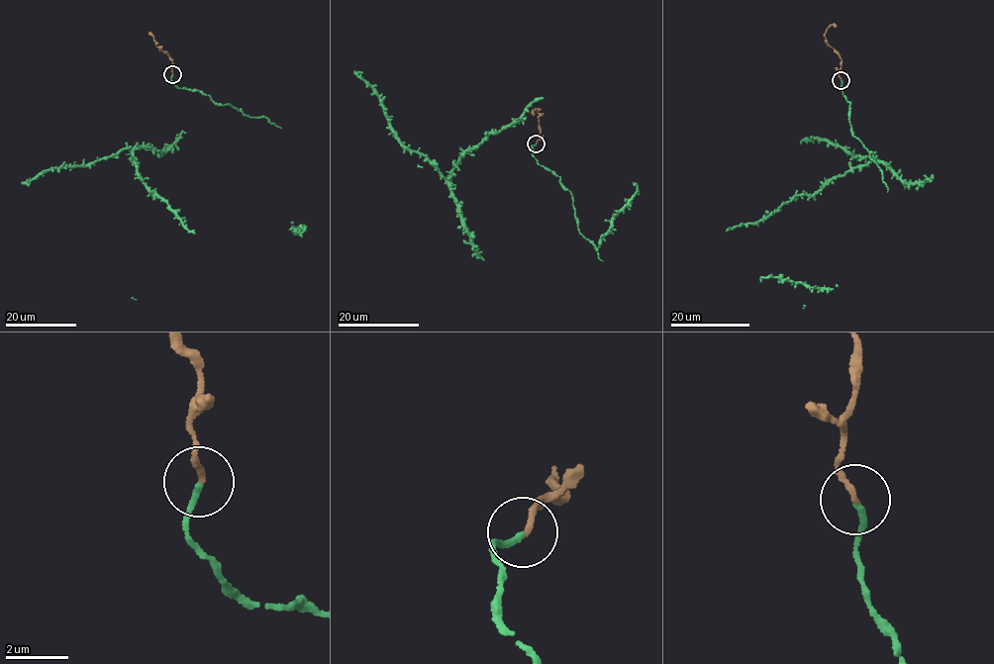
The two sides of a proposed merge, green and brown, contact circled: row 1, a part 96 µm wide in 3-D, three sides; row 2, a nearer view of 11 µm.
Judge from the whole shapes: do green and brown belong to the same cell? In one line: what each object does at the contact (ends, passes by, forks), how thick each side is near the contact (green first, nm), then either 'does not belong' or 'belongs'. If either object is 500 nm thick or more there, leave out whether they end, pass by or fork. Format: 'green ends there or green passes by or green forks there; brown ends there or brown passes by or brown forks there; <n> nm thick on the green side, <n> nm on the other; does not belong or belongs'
green ends there; brown ends there; 190 nm thick on the green side, 190 nm on the other; belongs

